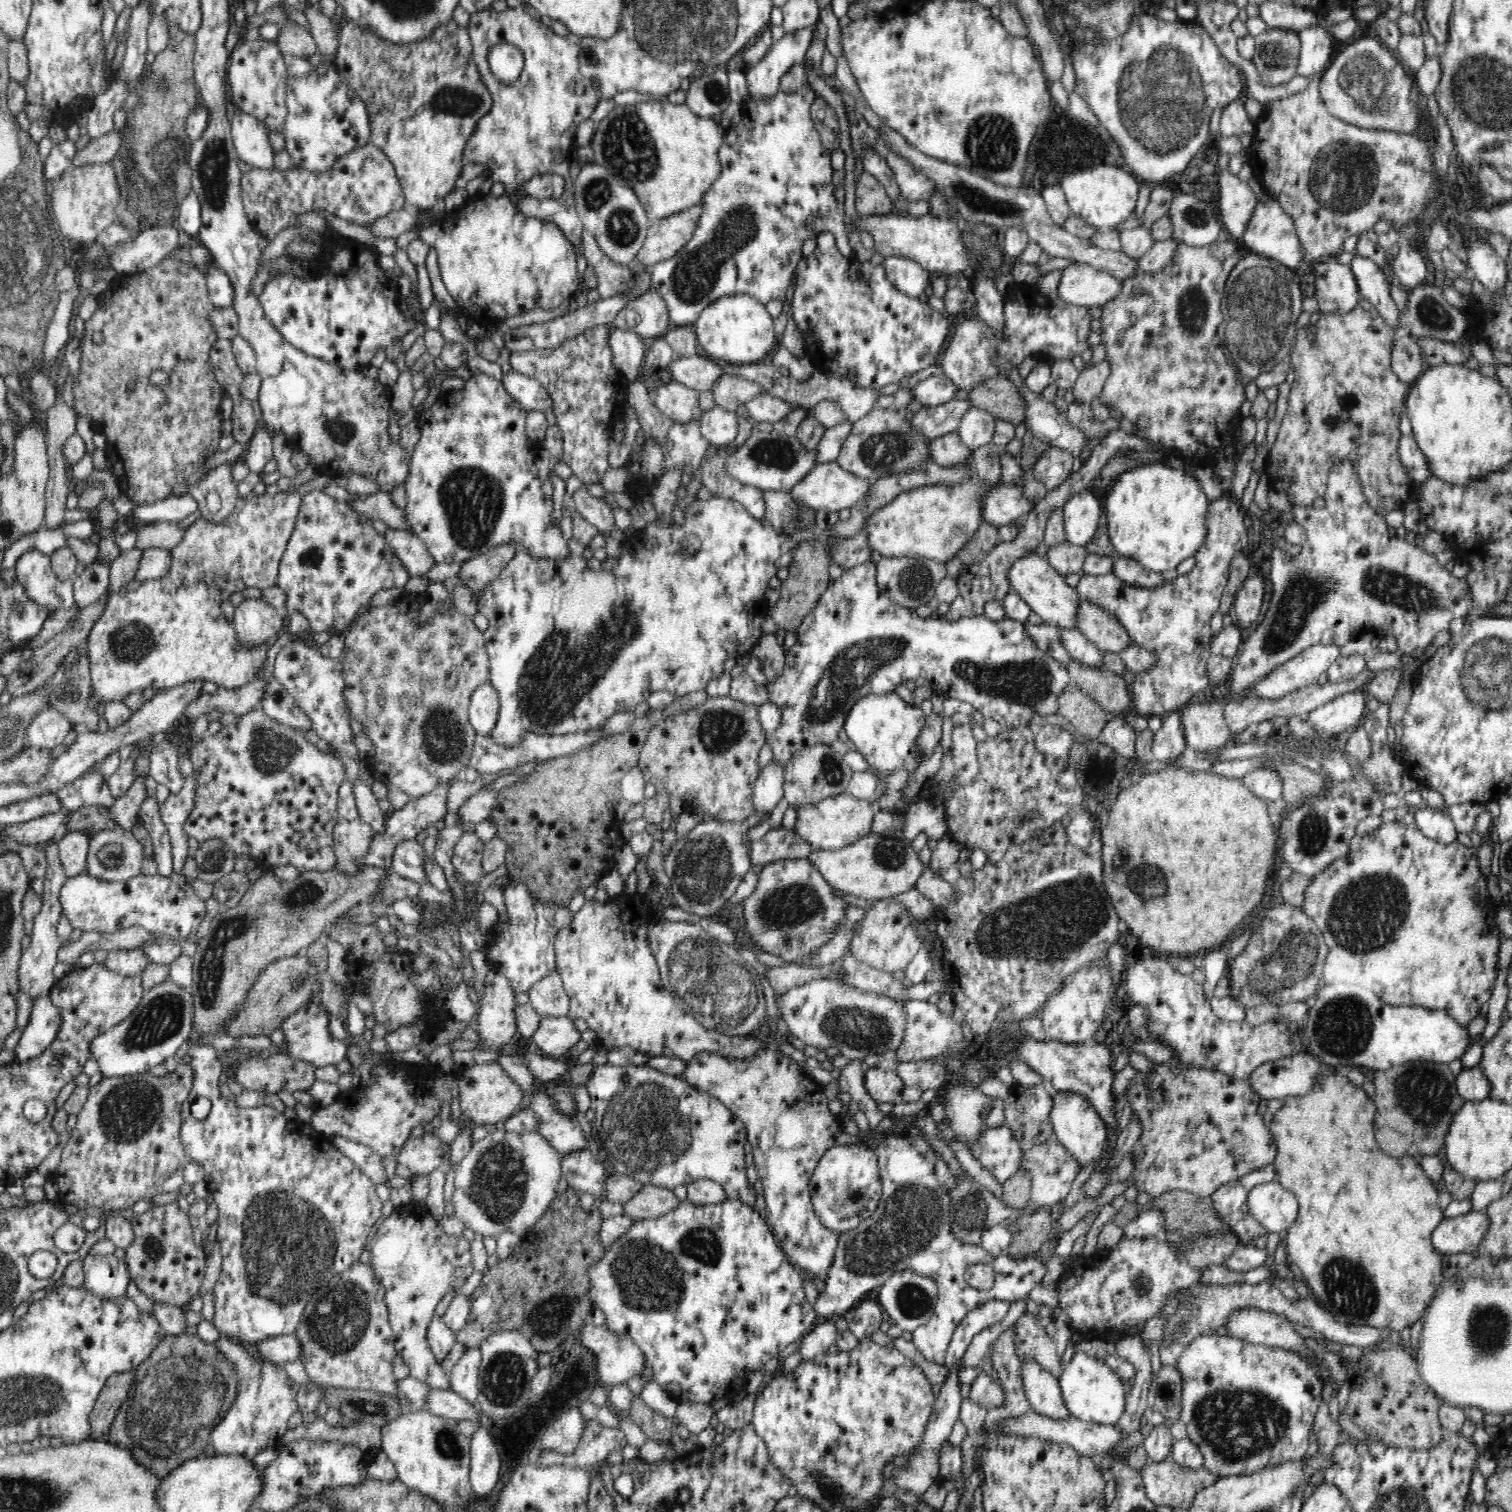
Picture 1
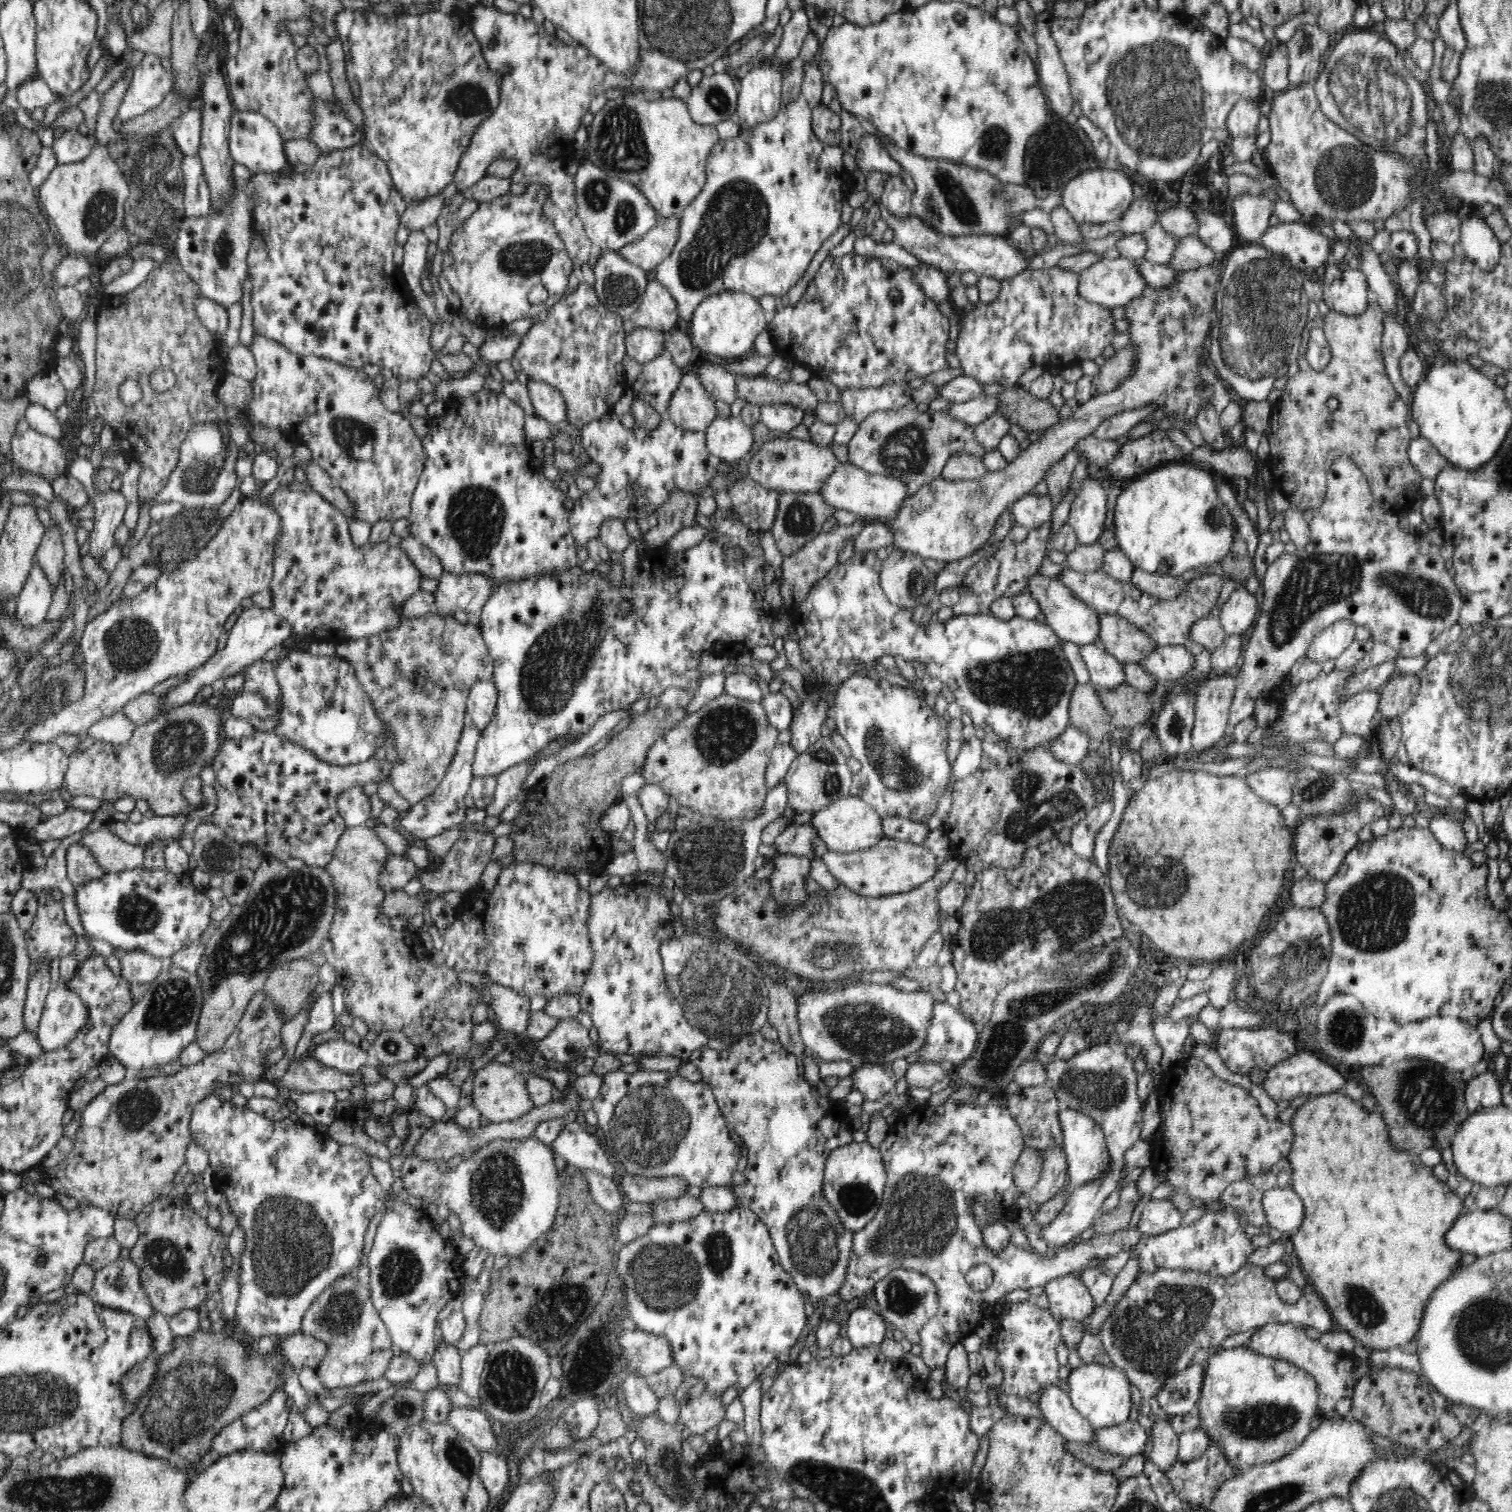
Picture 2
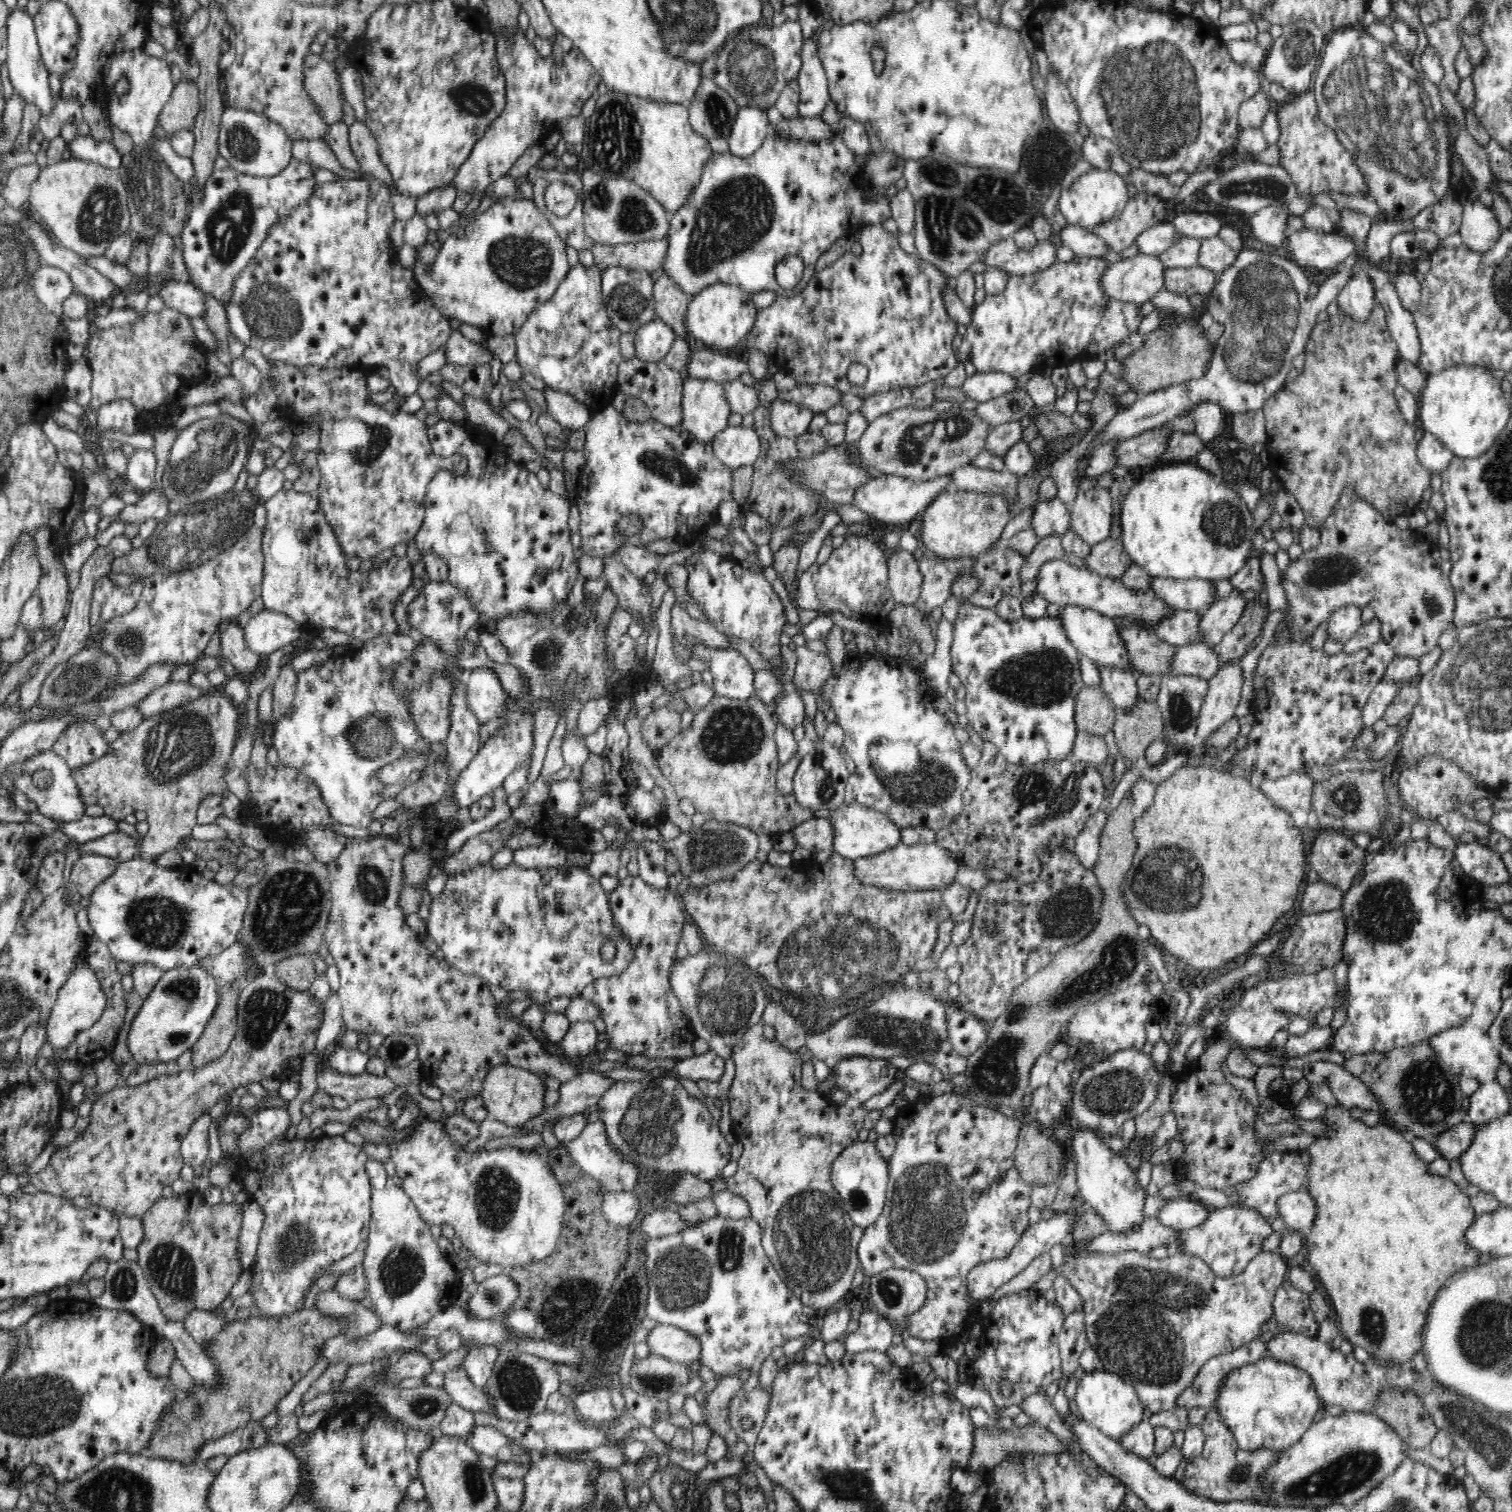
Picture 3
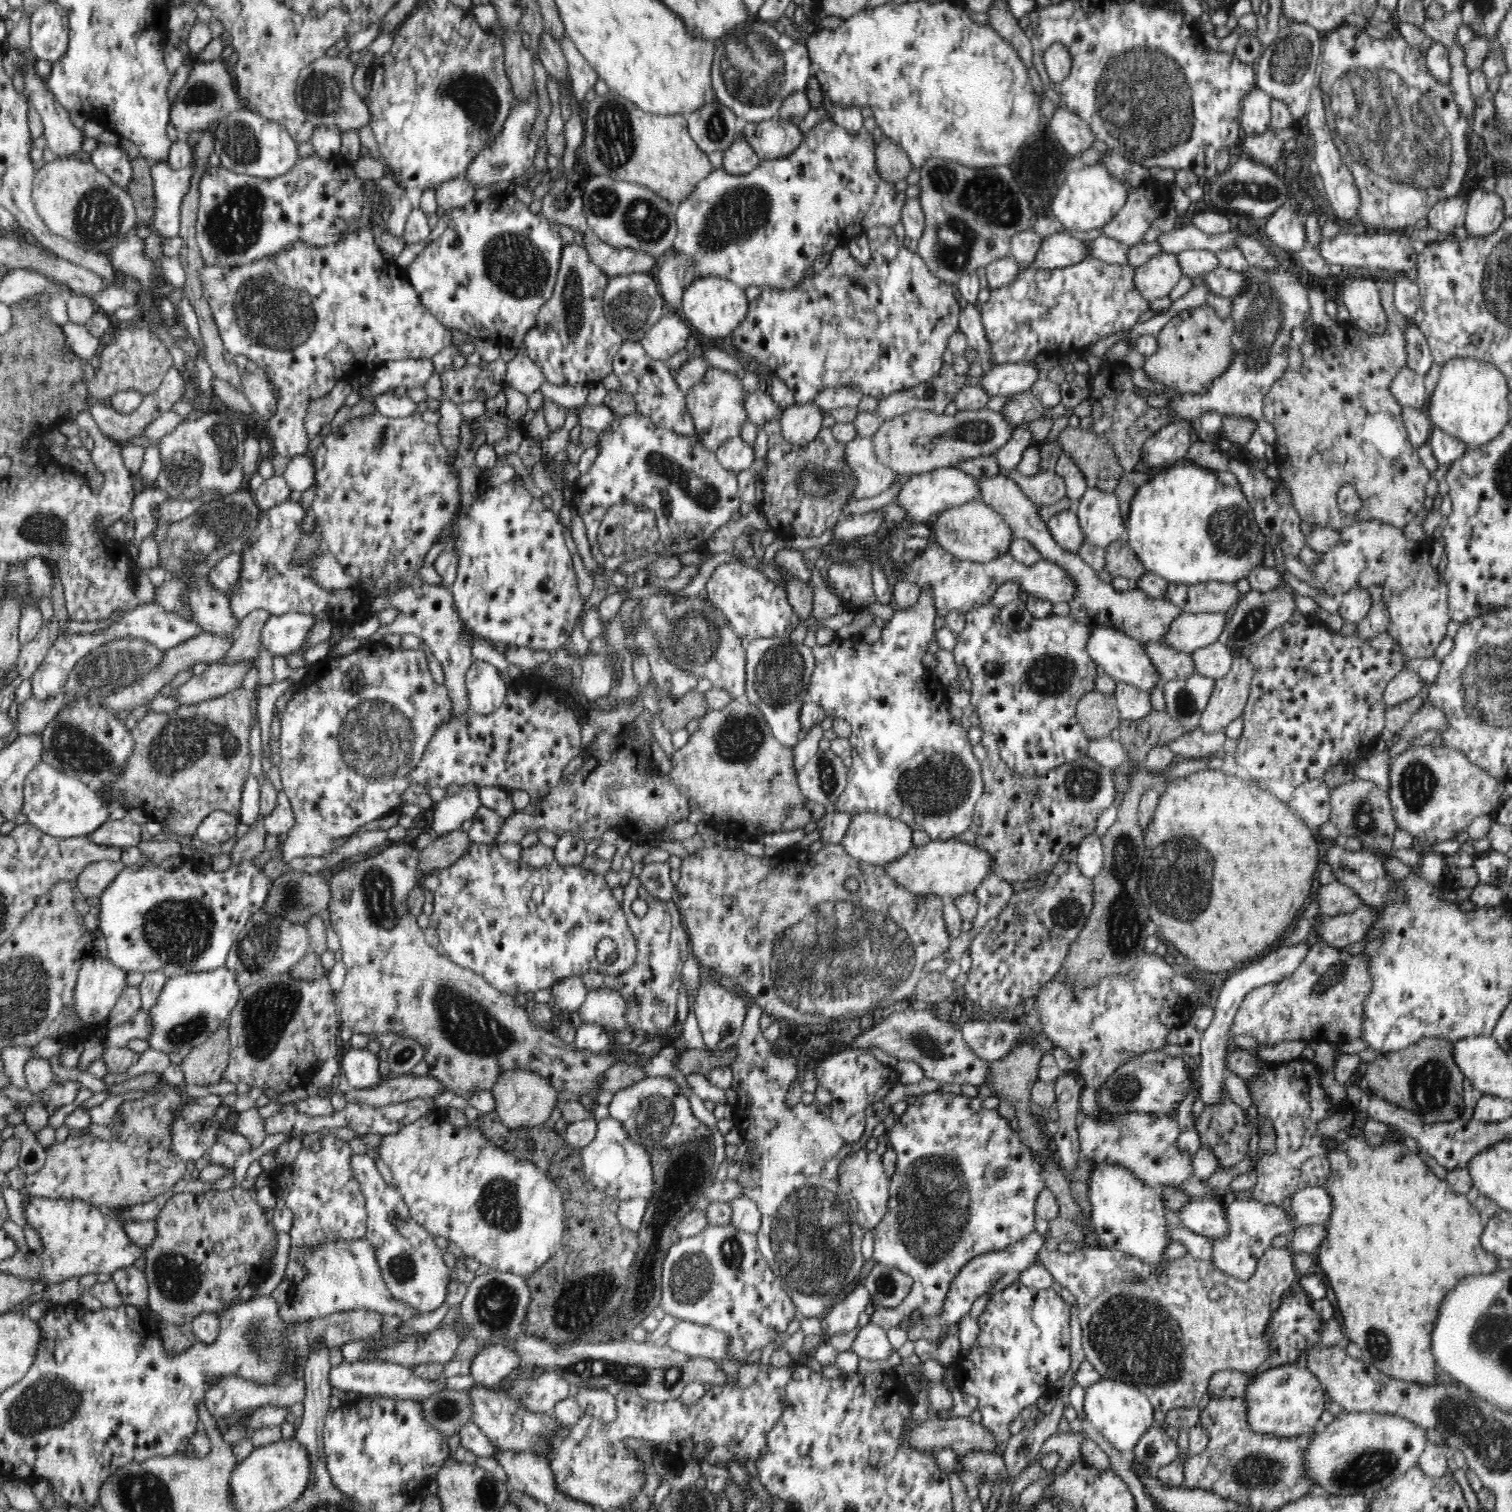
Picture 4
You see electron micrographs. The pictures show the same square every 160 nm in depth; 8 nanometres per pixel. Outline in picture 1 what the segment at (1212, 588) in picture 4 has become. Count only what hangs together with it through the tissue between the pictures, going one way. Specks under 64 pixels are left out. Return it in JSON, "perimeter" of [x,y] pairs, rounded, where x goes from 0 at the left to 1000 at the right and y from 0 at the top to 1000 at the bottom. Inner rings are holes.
{"perimeter":[[[737,368],[735,379],[747,387],[754,389],[765,389],[771,386],[769,378],[756,375],[753,371],[743,368]]]}

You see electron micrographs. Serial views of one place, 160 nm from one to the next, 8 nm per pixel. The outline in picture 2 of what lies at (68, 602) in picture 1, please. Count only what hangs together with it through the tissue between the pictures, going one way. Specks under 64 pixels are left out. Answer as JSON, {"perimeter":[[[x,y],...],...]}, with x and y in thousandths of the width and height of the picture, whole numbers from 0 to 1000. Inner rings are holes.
{"perimeter":[[[23,368],[22,370],[21,370],[21,376],[20,376],[20,378],[19,378],[19,381],[17,381],[17,386],[15,388],[15,390],[13,391],[13,393],[12,393],[11,397],[11,397],[11,405],[11,405],[11,408],[11,410],[13,411],[15,413],[17,415],[22,414],[23,413],[26,413],[26,411],[30,410],[30,407],[31,407],[32,403],[33,402],[34,398],[35,397],[35,388],[33,386],[33,384],[30,382],[30,378],[26,376],[26,374],[23,371]]]}

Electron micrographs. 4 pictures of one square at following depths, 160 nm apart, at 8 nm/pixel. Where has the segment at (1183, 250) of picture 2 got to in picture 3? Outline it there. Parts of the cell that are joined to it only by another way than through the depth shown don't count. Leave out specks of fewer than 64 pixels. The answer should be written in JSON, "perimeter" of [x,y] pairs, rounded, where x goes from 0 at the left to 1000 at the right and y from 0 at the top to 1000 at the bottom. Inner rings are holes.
{"perimeter":[[[806,157],[795,158],[794,164],[792,176],[799,177],[804,181],[808,181],[810,179],[813,177],[819,168]]]}

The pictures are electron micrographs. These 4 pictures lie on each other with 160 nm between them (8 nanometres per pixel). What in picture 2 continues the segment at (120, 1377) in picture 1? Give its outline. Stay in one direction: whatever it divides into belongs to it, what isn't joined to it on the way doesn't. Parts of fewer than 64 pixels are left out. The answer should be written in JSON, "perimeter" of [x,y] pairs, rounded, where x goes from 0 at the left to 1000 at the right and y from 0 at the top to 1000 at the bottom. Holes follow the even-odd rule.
{"perimeter":[[[101,895],[96,897],[95,900],[89,903],[83,910],[79,913],[81,921],[85,927],[90,927],[101,915],[102,910],[103,910],[104,897]]]}

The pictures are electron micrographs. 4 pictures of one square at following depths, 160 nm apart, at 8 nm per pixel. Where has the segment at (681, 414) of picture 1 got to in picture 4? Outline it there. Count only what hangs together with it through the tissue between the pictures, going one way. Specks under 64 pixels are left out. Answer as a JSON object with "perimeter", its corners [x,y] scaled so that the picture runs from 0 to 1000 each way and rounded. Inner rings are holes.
{"perimeter":[[[470,243],[461,254],[453,260],[453,267],[459,278],[460,288],[468,298],[474,297],[483,289],[489,288],[489,282],[493,279],[491,253],[487,247]]]}

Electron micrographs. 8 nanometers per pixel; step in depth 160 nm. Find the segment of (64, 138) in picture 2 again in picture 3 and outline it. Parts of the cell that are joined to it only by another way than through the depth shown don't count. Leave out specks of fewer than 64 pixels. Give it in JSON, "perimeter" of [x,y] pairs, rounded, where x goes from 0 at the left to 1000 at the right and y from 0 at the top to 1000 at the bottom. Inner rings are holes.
{"perimeter":[[[60,89],[50,90],[44,97],[49,105],[60,106],[74,112],[78,112],[81,108],[81,103],[74,95],[63,93]]]}

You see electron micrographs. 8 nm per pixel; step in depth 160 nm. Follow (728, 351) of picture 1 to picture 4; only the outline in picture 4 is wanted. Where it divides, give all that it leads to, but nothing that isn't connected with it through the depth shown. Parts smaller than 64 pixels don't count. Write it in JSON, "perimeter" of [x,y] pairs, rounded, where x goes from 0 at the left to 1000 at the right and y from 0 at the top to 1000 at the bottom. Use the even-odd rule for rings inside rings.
{"perimeter":[[[467,183],[460,184],[454,190],[451,196],[450,207],[452,207],[454,213],[457,217],[460,217],[463,221],[468,224],[479,224],[481,222],[493,210],[495,198],[493,193],[487,188],[476,183]]]}

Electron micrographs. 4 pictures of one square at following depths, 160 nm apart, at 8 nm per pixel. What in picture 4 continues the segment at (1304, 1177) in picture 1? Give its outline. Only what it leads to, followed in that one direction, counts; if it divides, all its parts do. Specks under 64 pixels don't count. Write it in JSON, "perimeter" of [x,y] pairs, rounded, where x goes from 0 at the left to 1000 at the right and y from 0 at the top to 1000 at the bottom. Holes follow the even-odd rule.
{"perimeter":[[[890,751],[890,754],[886,755],[884,761],[878,763],[880,768],[880,775],[877,778],[876,786],[880,790],[882,794],[882,802],[879,805],[878,811],[878,819],[874,820],[872,827],[870,828],[870,840],[876,845],[879,852],[884,856],[885,866],[889,872],[888,881],[892,883],[893,887],[896,888],[899,892],[900,899],[905,902],[908,902],[914,908],[923,913],[929,913],[934,915],[948,915],[951,914],[951,906],[950,906],[950,899],[946,895],[946,881],[948,880],[951,865],[956,857],[967,845],[974,843],[985,843],[991,839],[991,832],[984,829],[979,823],[979,818],[982,813],[982,810],[975,798],[972,796],[968,789],[963,789],[956,782],[956,780],[952,780],[946,774],[946,772],[939,767],[938,763],[934,762],[926,753],[919,755],[914,755],[911,759],[907,759],[905,755],[899,752]]]}

